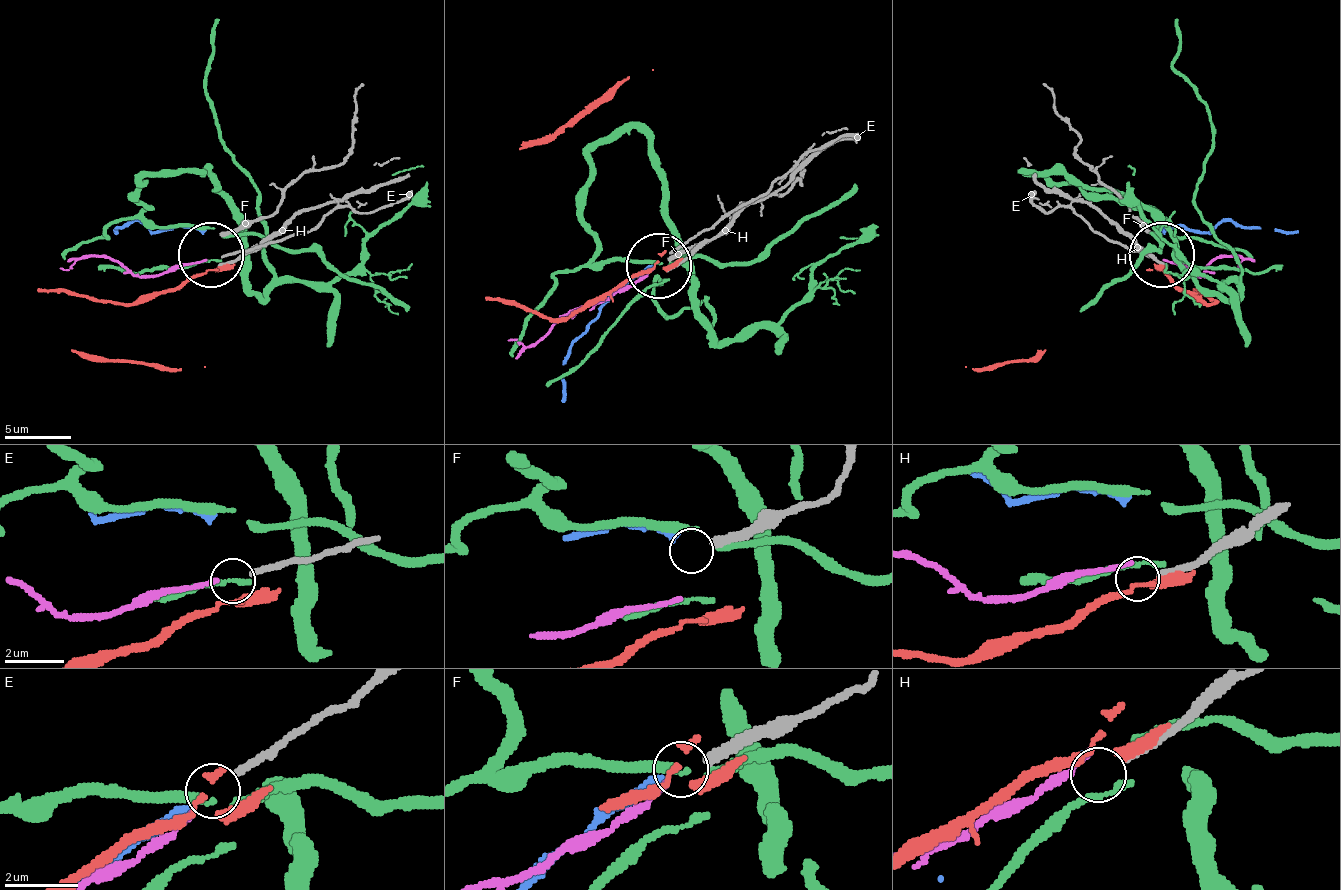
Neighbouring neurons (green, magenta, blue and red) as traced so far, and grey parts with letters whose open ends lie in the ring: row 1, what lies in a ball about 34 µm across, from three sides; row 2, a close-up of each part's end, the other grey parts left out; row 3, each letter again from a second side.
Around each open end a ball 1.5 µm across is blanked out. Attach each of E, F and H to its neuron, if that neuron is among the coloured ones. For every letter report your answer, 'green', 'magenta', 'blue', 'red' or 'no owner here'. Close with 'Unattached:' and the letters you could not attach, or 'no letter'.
E: magenta
F: blue
H: no owner here
Unattached: H

